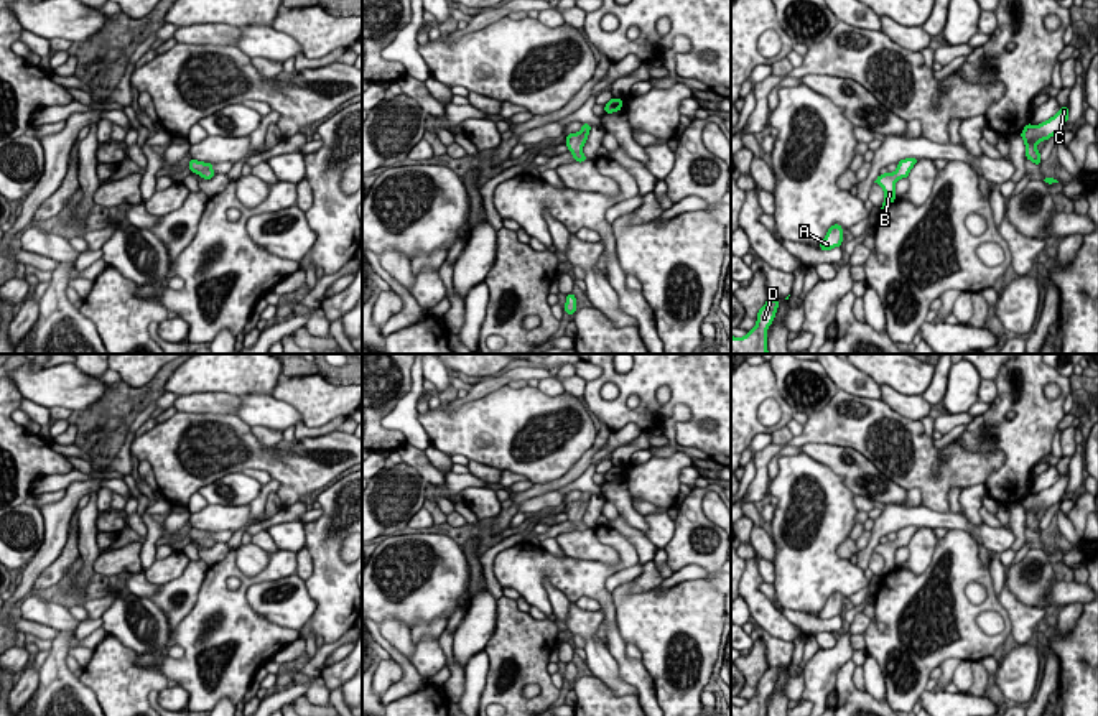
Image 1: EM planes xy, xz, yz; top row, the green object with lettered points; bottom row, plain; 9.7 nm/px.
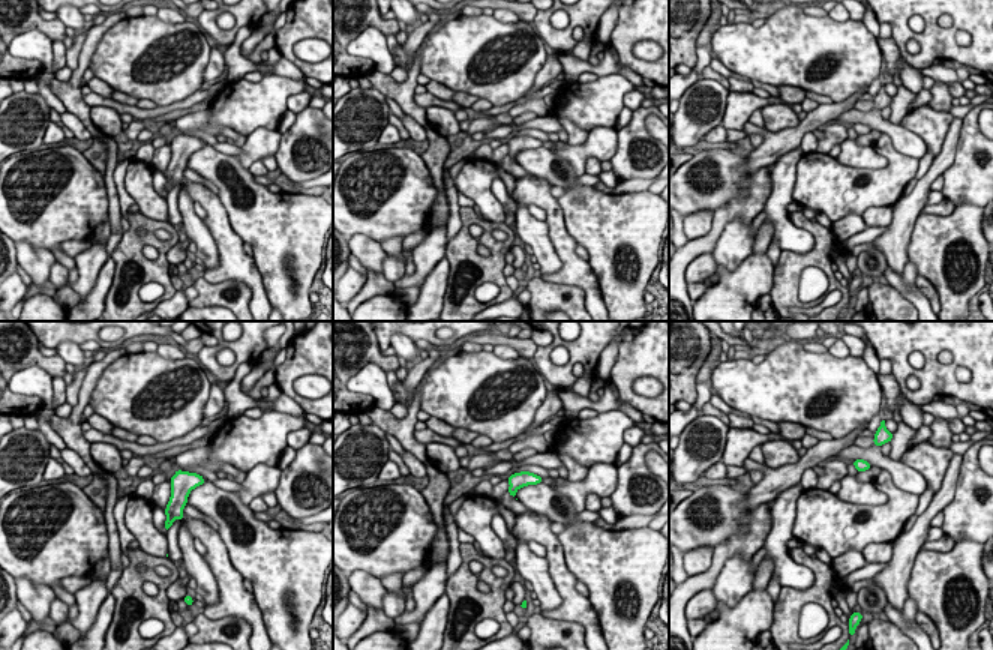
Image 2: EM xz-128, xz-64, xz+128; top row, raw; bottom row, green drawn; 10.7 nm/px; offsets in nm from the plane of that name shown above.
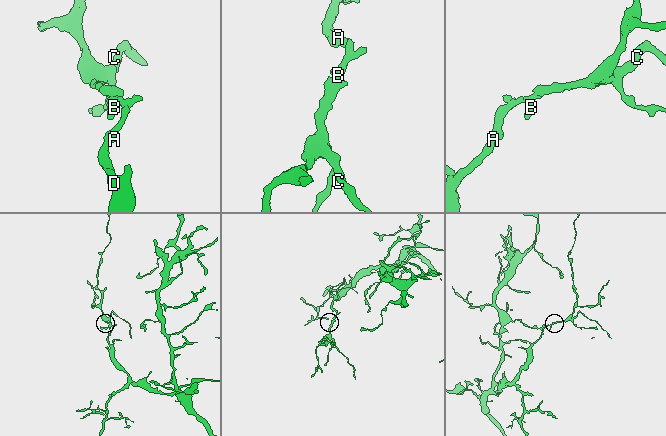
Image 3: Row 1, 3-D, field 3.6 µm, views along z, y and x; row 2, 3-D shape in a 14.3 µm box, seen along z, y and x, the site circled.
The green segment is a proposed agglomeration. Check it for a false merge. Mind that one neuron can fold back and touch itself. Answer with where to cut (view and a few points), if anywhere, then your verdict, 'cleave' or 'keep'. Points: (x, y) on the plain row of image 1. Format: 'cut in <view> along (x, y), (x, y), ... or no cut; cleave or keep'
no cut; keep

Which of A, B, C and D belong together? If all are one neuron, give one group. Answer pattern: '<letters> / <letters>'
A B C D

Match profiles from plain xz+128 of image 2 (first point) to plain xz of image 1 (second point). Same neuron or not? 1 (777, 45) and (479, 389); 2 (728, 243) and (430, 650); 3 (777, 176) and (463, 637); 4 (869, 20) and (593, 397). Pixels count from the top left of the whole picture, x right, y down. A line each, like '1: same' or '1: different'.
1: different
2: same
3: same
4: different

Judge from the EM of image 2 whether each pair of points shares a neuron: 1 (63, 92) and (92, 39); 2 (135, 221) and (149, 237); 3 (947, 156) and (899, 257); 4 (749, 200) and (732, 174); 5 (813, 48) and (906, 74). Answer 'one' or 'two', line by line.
1: one
2: one
3: one
4: two
5: two

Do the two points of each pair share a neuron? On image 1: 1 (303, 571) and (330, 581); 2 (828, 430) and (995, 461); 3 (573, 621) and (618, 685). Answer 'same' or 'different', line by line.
1: different
2: same
3: same

